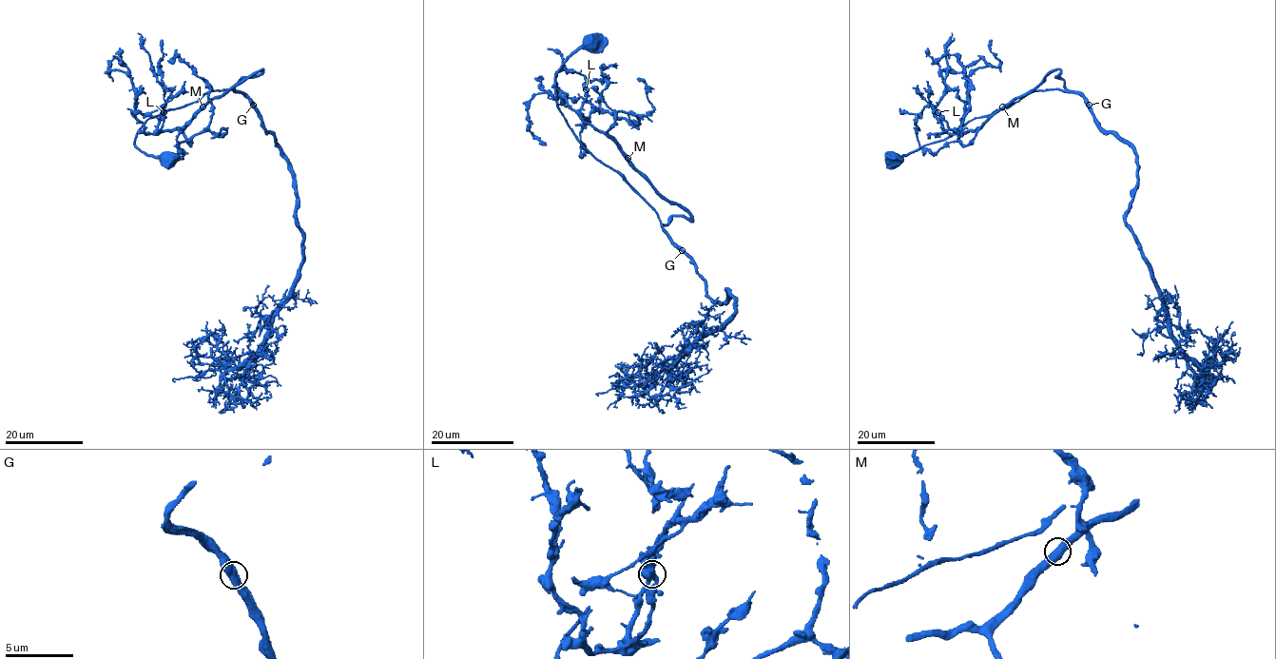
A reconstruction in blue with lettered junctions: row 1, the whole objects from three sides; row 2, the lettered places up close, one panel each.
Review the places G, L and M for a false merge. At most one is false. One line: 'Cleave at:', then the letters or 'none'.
Cleave at: none

